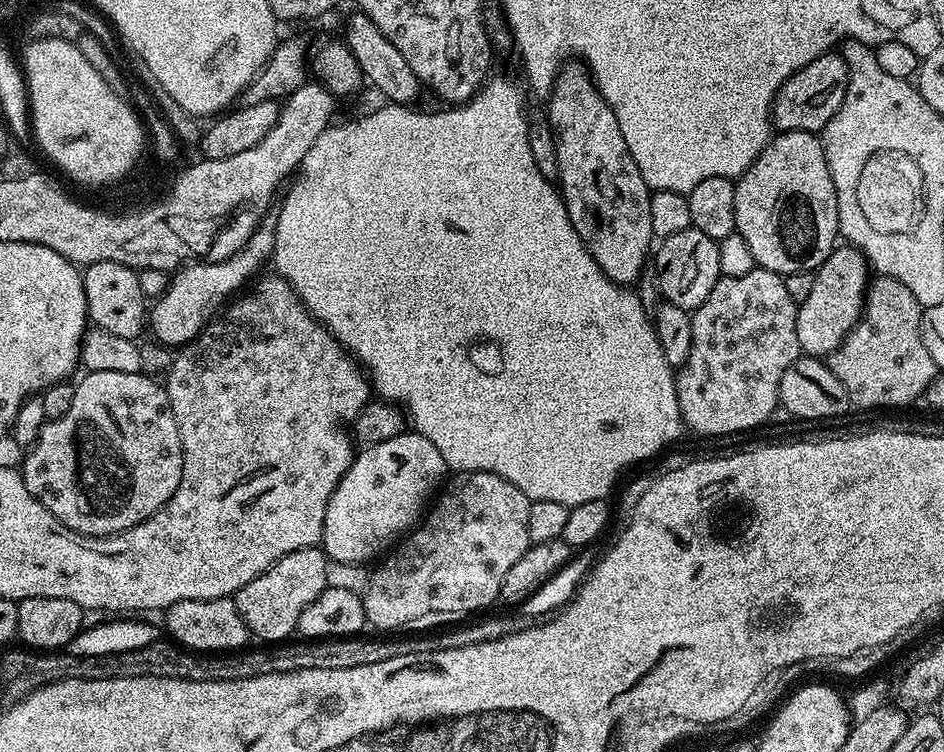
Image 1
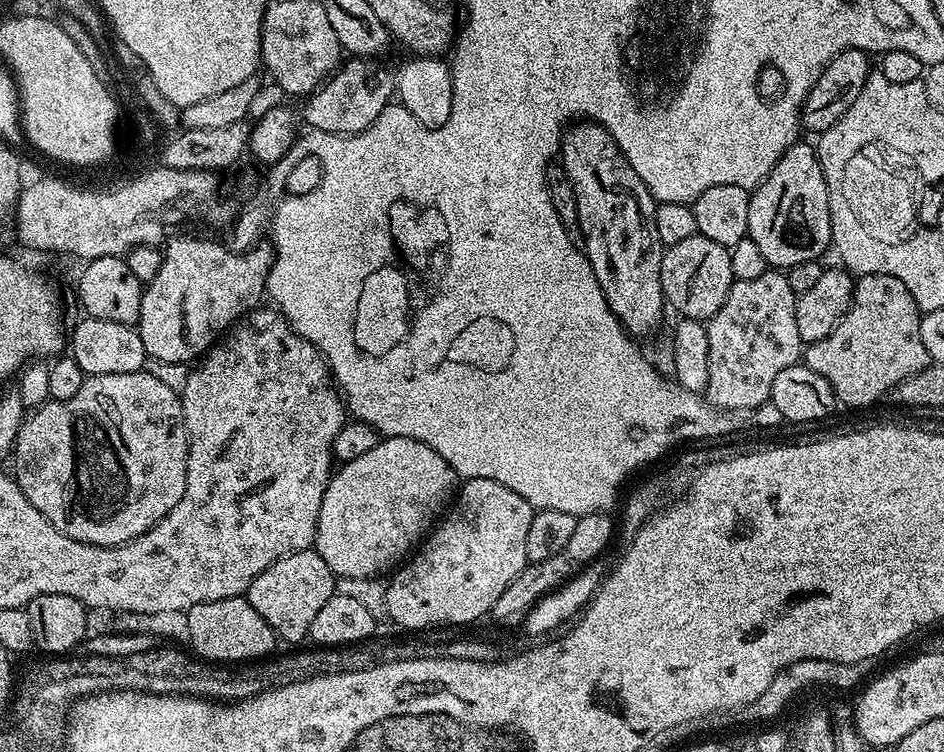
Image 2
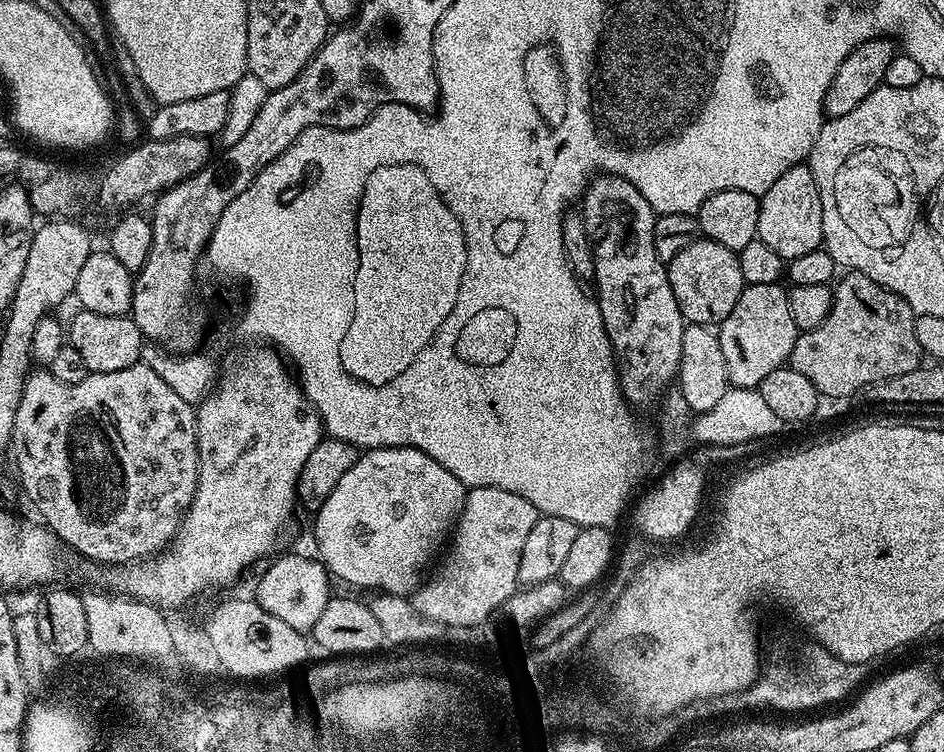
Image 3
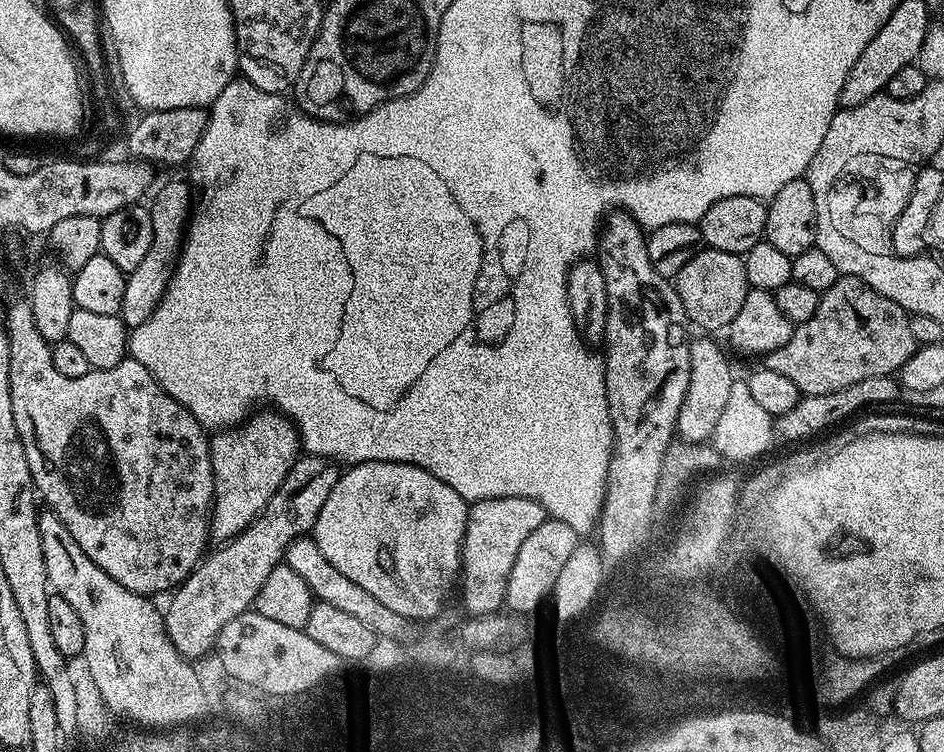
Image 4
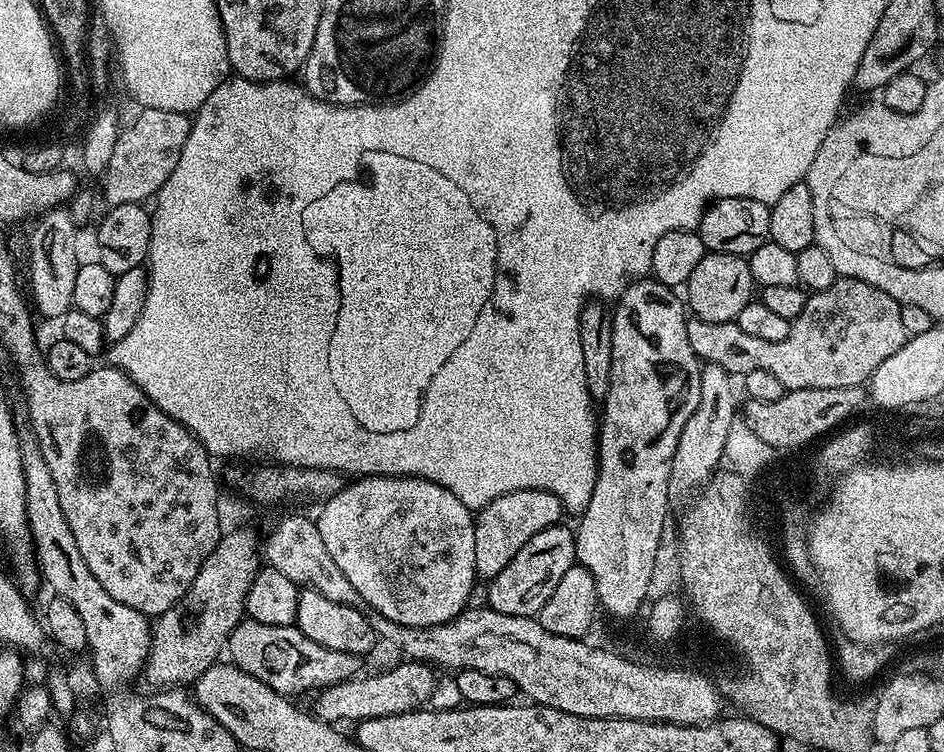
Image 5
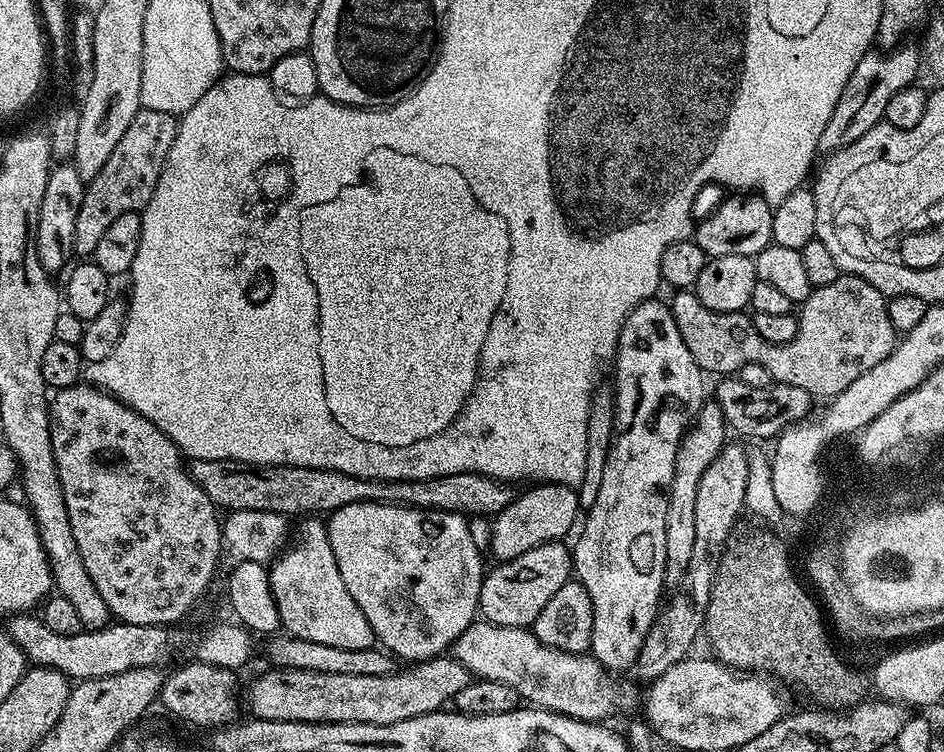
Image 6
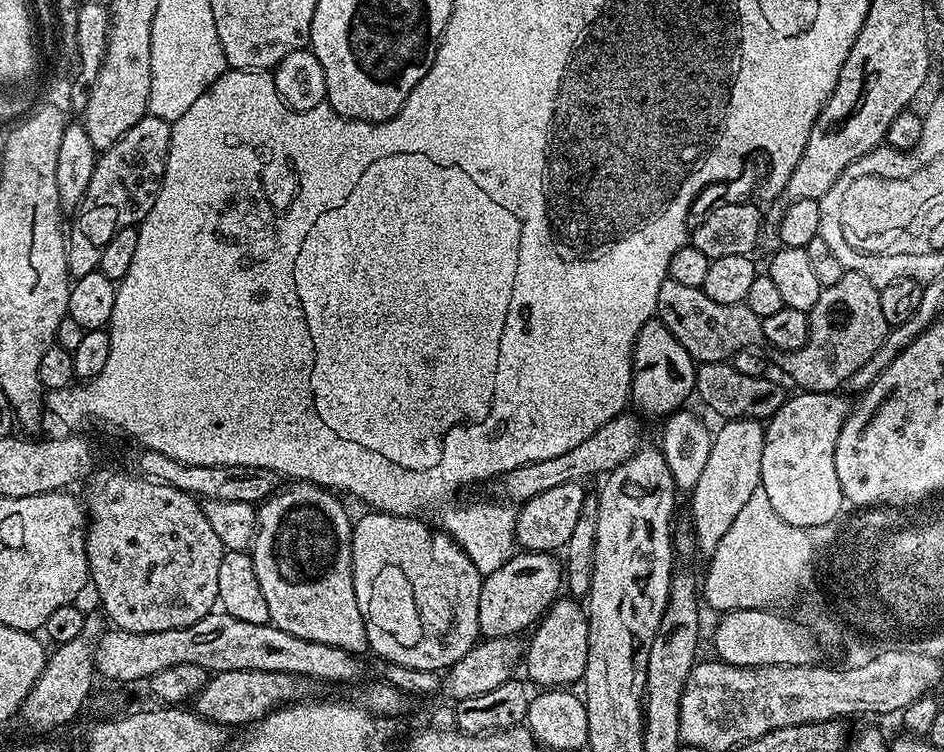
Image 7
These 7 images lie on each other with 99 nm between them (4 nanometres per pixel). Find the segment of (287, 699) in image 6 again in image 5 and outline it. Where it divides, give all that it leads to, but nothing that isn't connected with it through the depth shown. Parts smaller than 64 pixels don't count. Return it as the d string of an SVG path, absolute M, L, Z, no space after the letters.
M405 659L404 664L398 664L389 672L376 672L373 676L361 674L354 680L343 680L340 684L331 684L315 693L316 719L325 722L336 720L352 720L359 722L370 718L397 716L403 712L414 712L425 707L424 704L432 696L436 688L436 676L433 665L422 660Z

